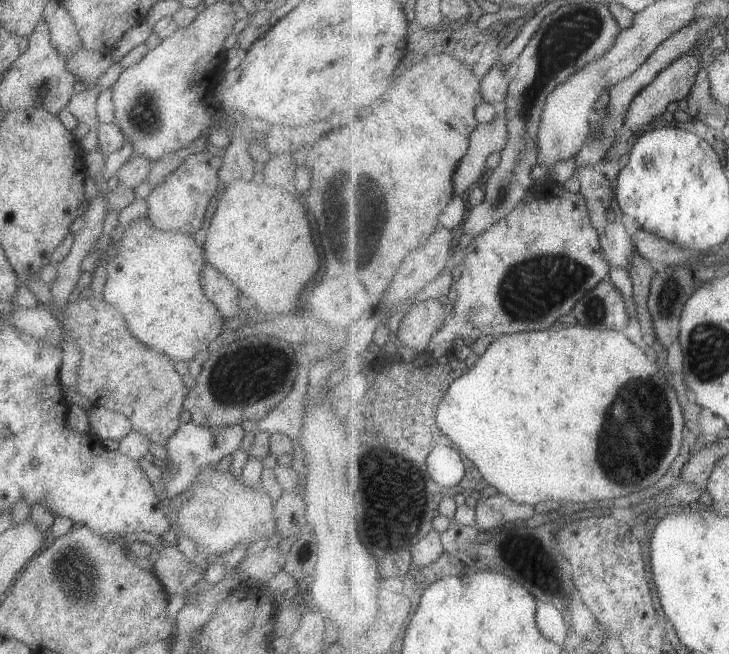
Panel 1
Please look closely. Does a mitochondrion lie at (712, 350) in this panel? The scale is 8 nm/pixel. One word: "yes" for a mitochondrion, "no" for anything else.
yes

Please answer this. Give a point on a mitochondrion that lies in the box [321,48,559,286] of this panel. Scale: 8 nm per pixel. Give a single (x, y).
(368, 243)

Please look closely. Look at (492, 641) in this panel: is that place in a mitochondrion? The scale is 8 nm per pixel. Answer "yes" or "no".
no

